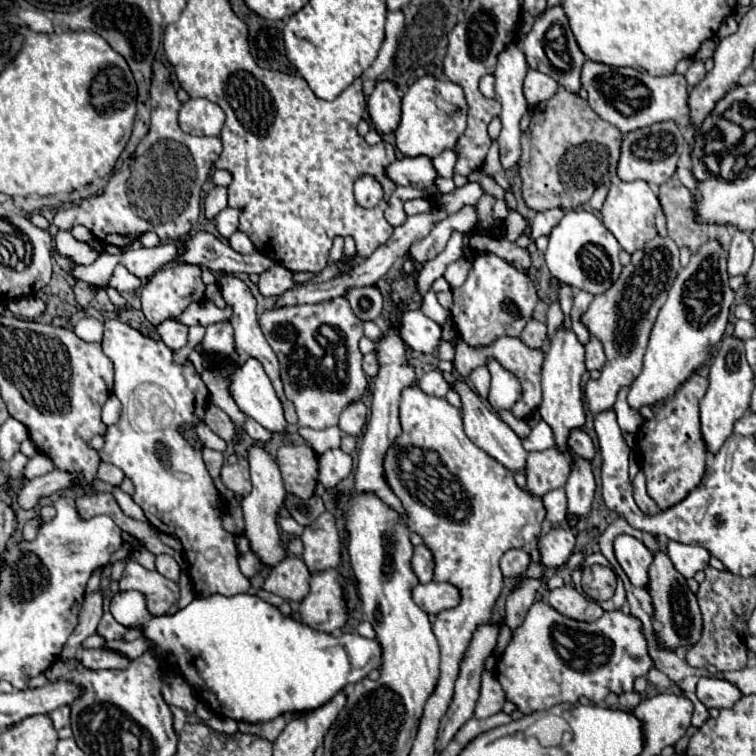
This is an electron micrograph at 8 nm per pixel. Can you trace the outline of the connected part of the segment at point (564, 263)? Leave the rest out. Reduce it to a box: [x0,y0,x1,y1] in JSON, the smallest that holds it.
[546,211,622,295]

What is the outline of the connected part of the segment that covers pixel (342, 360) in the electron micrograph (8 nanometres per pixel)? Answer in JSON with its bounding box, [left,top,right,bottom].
[258,297,368,435]

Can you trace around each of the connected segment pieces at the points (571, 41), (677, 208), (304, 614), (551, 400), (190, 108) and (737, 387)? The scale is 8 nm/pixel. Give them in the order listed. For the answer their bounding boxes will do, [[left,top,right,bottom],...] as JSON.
[[524,5,586,93],[658,177,730,251],[300,569,348,633],[540,325,586,449],[178,99,224,135],[700,335,754,453]]

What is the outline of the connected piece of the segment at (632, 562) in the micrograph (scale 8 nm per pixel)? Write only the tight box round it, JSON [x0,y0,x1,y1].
[614,535,652,589]

